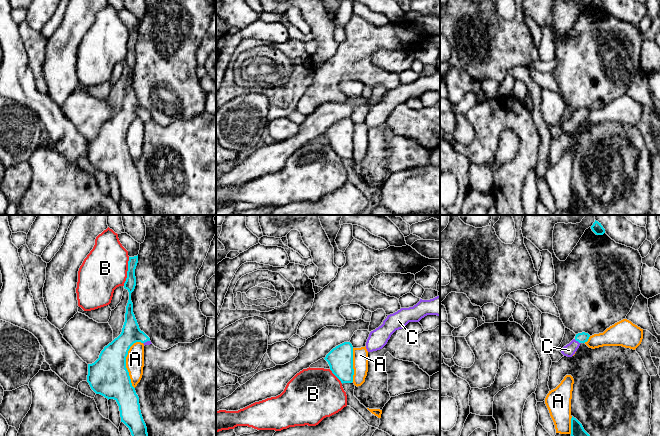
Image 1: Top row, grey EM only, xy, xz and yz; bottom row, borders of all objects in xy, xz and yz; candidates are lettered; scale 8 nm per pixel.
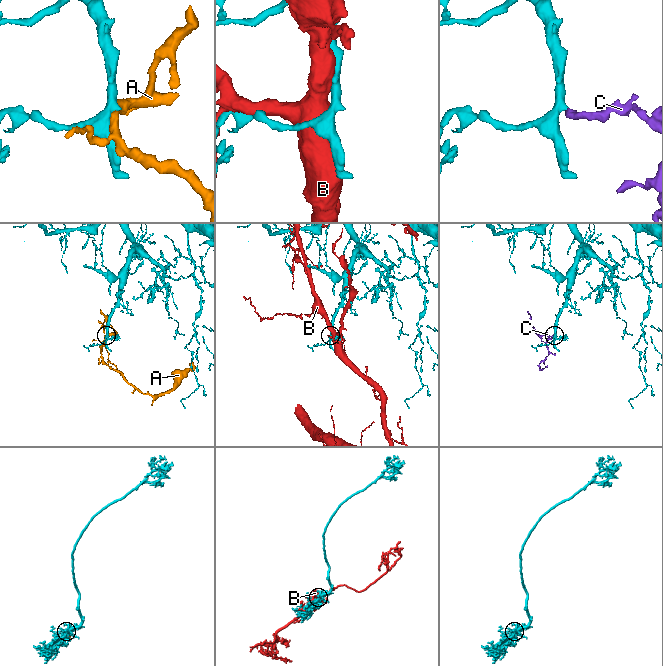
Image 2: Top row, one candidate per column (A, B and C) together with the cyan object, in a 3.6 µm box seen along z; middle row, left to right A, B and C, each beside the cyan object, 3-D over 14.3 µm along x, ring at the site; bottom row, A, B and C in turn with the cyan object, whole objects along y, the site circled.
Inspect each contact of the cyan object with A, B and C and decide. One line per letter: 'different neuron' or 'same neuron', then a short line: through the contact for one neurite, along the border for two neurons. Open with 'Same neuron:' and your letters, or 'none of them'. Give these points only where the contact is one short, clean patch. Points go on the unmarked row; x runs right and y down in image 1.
Same neuron: C
A: different neuron
B: different neuron
C: same neuron; line yz (583, 113), (577, 116), (569, 126)

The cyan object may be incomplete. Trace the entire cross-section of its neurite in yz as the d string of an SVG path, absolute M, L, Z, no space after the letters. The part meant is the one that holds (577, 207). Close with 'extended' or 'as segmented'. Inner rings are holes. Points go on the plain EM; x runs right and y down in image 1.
M573 192L571 194L571 212L573 215L591 215L582 200Z; as segmented

